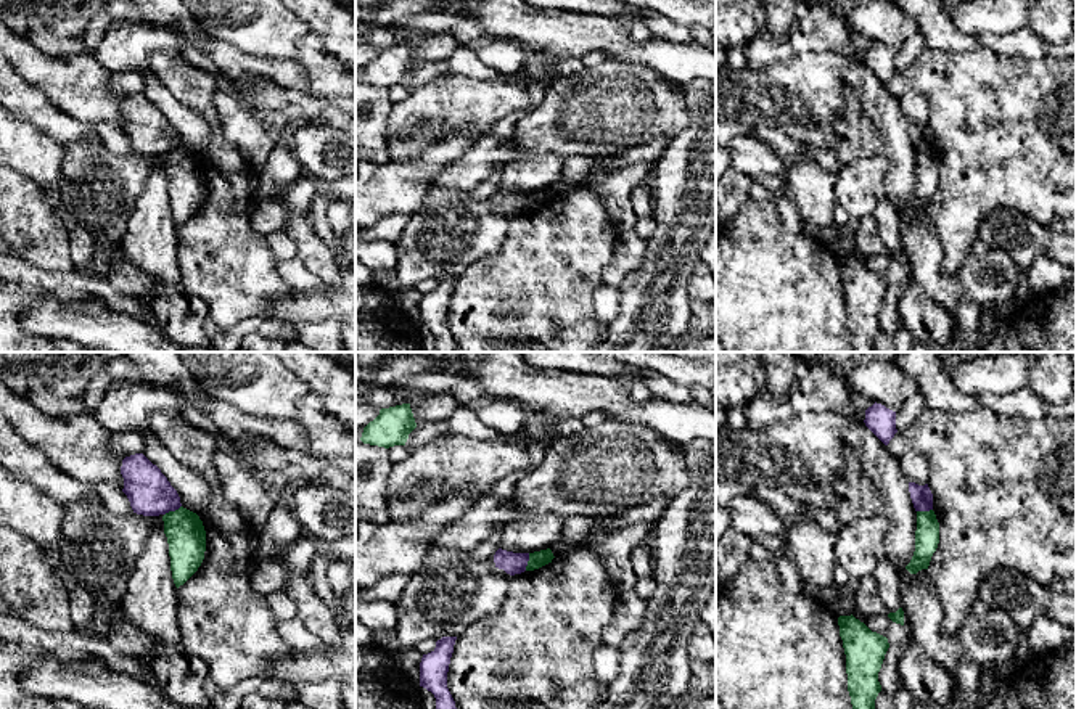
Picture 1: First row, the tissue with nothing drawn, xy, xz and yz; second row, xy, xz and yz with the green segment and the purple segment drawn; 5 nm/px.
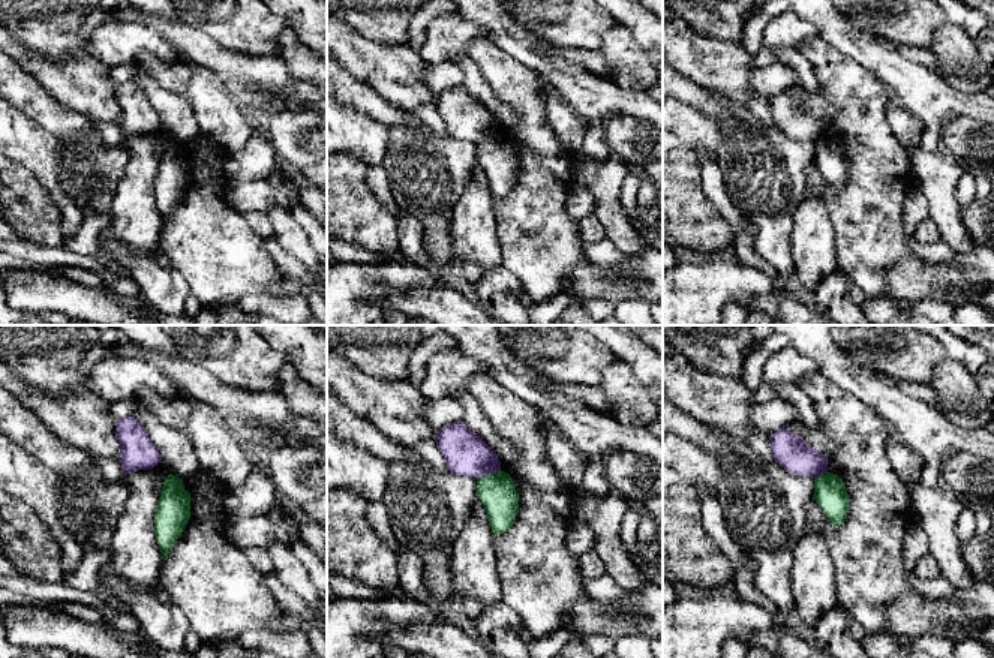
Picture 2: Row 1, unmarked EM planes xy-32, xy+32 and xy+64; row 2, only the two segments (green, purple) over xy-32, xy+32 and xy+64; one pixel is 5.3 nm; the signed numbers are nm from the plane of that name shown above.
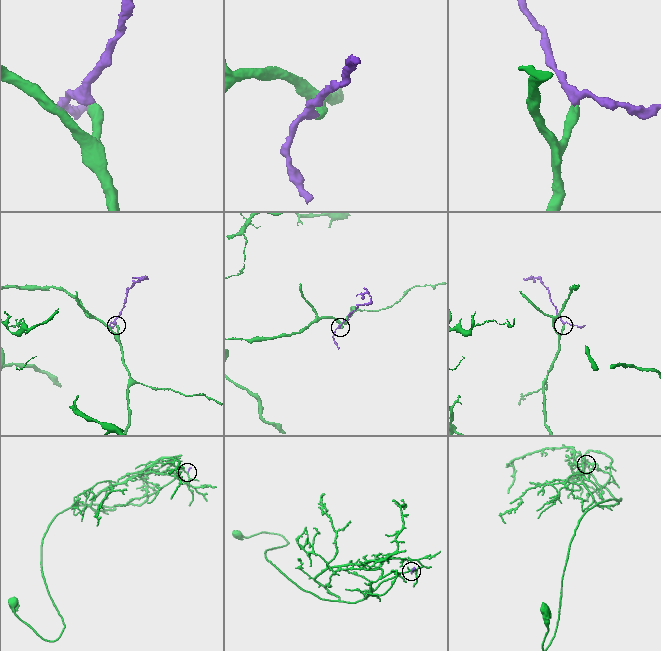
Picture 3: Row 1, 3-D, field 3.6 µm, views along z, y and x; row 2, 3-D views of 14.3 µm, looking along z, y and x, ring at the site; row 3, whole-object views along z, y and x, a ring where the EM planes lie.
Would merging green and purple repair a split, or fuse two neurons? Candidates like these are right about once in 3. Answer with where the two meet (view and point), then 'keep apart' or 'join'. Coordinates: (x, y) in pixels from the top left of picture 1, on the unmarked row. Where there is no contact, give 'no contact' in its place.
meets green in xy at (172, 151); keep apart

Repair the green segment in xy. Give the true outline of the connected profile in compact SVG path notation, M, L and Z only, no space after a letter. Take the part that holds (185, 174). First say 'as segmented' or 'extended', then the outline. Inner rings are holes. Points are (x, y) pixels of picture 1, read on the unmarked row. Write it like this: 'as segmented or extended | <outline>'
as segmented | M183 146L162 156L175 227L183 225L201 206L206 170L199 156Z

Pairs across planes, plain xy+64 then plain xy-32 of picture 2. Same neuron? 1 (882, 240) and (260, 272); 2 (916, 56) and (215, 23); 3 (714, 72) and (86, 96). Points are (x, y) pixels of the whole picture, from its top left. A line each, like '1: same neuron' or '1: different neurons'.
1: same neuron
2: different neurons
3: same neuron

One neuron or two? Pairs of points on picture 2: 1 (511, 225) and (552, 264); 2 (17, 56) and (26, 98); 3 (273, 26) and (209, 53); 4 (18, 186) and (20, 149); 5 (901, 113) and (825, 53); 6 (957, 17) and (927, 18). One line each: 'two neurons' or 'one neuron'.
1: one neuron
2: two neurons
3: two neurons
4: two neurons
5: two neurons
6: two neurons

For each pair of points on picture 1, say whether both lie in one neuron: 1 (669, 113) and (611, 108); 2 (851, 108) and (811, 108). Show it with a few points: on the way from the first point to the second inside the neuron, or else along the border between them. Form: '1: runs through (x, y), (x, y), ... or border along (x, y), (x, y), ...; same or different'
1: runs through (655, 113), (626, 108); same
2: border along (846, 86), (843, 105), (833, 119), (832, 145); different

